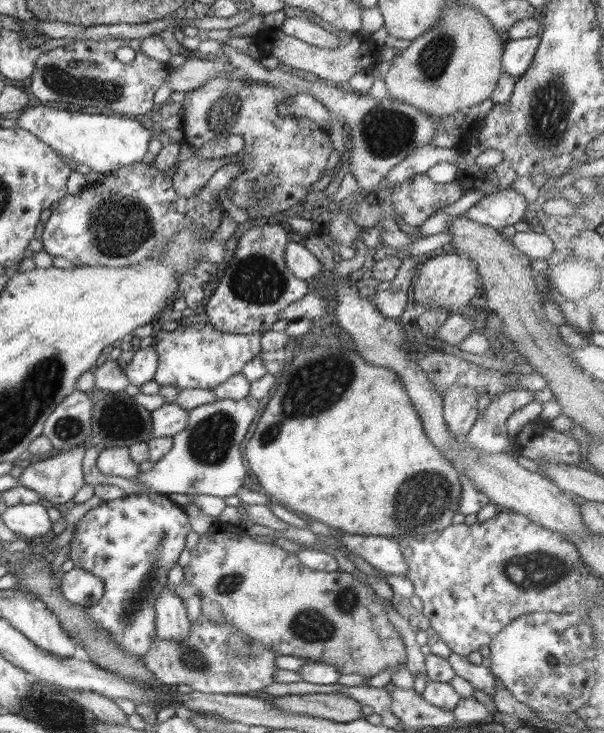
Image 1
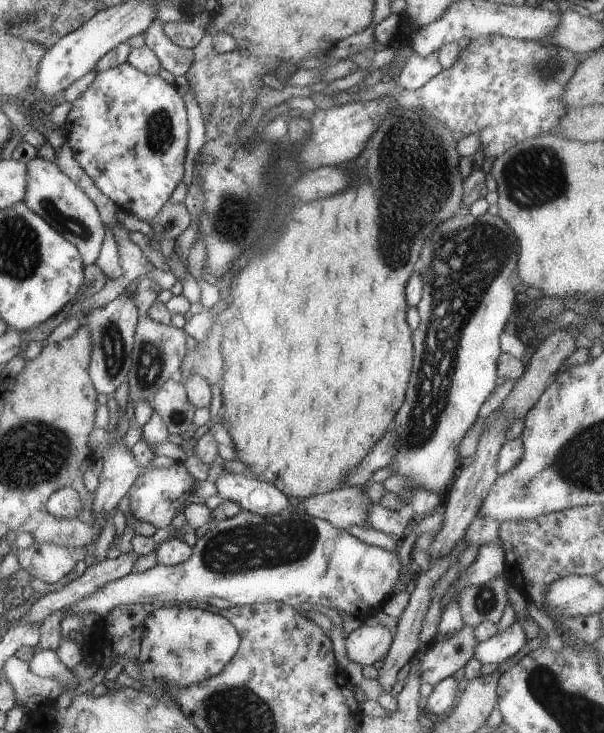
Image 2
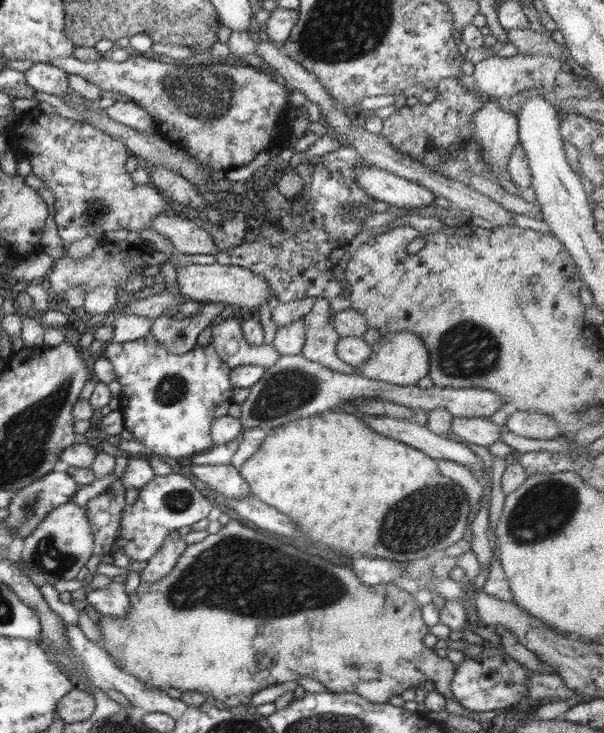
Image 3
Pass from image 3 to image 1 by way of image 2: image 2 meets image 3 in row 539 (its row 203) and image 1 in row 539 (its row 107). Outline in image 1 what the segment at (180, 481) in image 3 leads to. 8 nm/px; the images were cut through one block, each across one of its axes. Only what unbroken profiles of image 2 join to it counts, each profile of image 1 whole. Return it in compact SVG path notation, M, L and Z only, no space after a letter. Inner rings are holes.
M144 492L104 501L89 510L76 525L70 540L70 559L74 566L90 571L104 581L102 598L94 606L86 607L86 613L100 627L112 633L116 645L122 647L124 653L143 657L157 638L154 601L164 591L164 585L168 585L168 572L178 563L178 557L185 548L187 534L192 532L189 522L183 506L172 502L167 495Z

